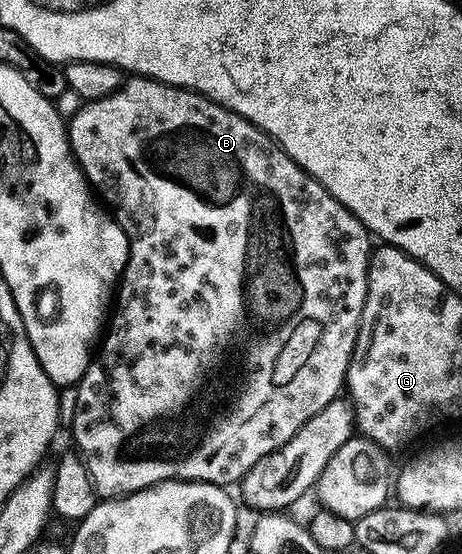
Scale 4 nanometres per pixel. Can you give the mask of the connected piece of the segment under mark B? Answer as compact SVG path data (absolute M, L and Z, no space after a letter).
M131 75L124 80L123 86L115 93L110 93L105 99L80 104L78 107L80 109L72 117L69 117L71 152L75 154L75 159L78 161L80 169L83 170L83 174L87 176L92 190L110 206L113 210L115 222L125 231L127 236L127 266L123 268L123 276L119 278L117 300L114 302L109 324L101 337L103 354L100 357L98 354L97 361L103 364L103 377L101 374L95 373L95 371L89 371L80 379L75 389L75 416L70 418L69 421L71 433L75 436L76 447L74 446L74 448L77 450L78 456L82 457L87 465L91 482L95 484L96 494L103 499L124 497L127 493L136 493L142 489L148 489L162 481L208 481L214 485L224 487L231 487L231 484L234 486L243 480L243 477L258 460L287 443L289 439L292 439L293 435L297 434L303 424L308 423L309 419L313 418L313 415L317 415L330 401L340 396L347 380L347 368L349 367L349 359L353 355L353 347L361 323L361 311L365 307L367 268L371 262L373 252L373 244L371 245L371 241L373 242L372 234L368 233L366 227L344 205L337 203L337 199L333 199L333 195L329 195L329 191L325 191L325 187L321 187L321 183L317 183L317 179L309 176L268 133L261 131L241 115L221 107L216 101L210 101L208 97L194 93L192 89L182 89L176 85L167 85L163 81L154 81L148 77Z

